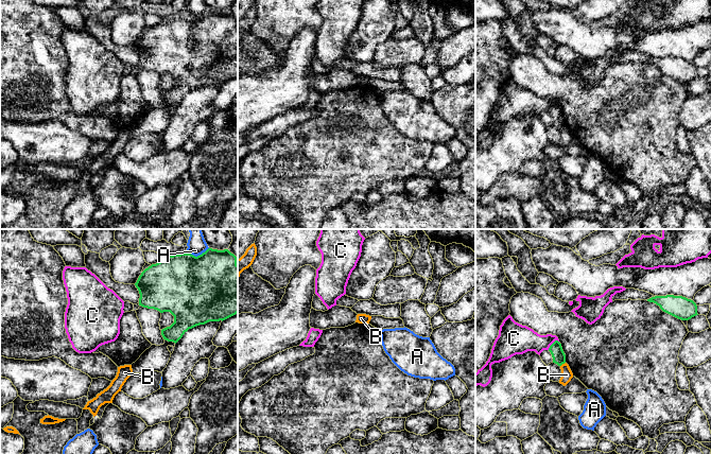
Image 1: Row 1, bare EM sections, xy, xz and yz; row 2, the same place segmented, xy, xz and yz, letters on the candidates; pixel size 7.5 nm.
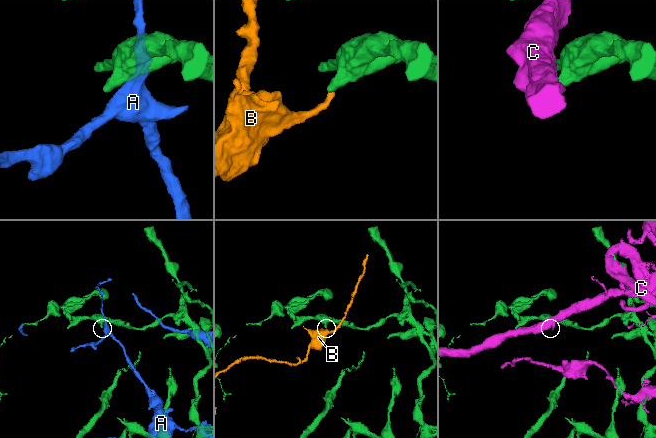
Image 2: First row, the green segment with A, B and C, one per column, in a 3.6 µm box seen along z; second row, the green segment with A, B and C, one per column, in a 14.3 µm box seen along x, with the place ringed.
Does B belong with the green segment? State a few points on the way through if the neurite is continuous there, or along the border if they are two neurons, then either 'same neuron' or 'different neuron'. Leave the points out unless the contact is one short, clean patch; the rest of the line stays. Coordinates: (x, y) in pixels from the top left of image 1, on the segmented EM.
border yz (565, 362), (560, 366); different neuron

